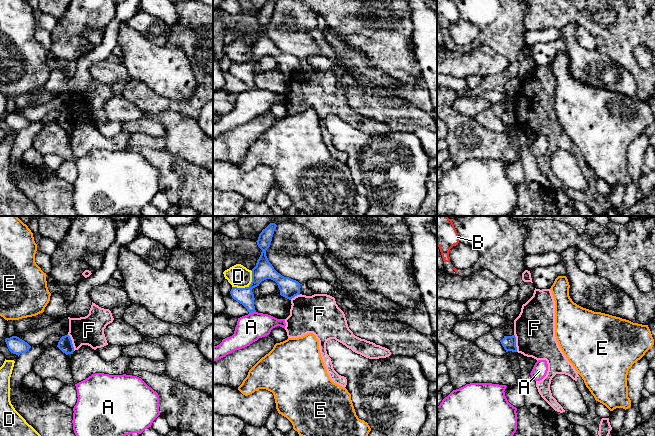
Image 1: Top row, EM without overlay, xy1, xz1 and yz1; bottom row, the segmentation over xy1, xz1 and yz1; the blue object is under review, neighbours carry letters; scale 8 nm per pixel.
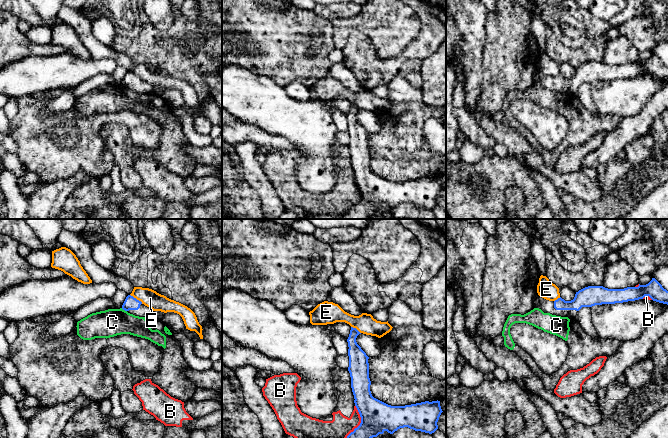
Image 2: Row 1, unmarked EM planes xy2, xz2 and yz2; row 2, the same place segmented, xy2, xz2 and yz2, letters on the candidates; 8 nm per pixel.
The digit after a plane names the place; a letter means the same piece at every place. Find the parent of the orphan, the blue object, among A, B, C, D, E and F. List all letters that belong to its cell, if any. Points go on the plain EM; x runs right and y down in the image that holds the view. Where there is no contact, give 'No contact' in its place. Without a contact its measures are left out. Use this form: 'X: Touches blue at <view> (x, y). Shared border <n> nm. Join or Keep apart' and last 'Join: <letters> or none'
A: Touches blue at xz1 (252, 88). Shared border 60 nm. Keep apart
B: Touches blue at xz2 (360, 200). Shared border 320 nm. Keep apart
C: Touches blue at xy2 (124, 85). Shared border 50 nm. Keep apart
D: Touches blue at xz1 (247, 63). Shared border 220 nm. Keep apart
E: Touches blue at xy2 (135, 74). Shared border 130 nm. Keep apart
F: Touches blue at yz1 (515, 119). Shared border 150 nm. Keep apart
Join: none

